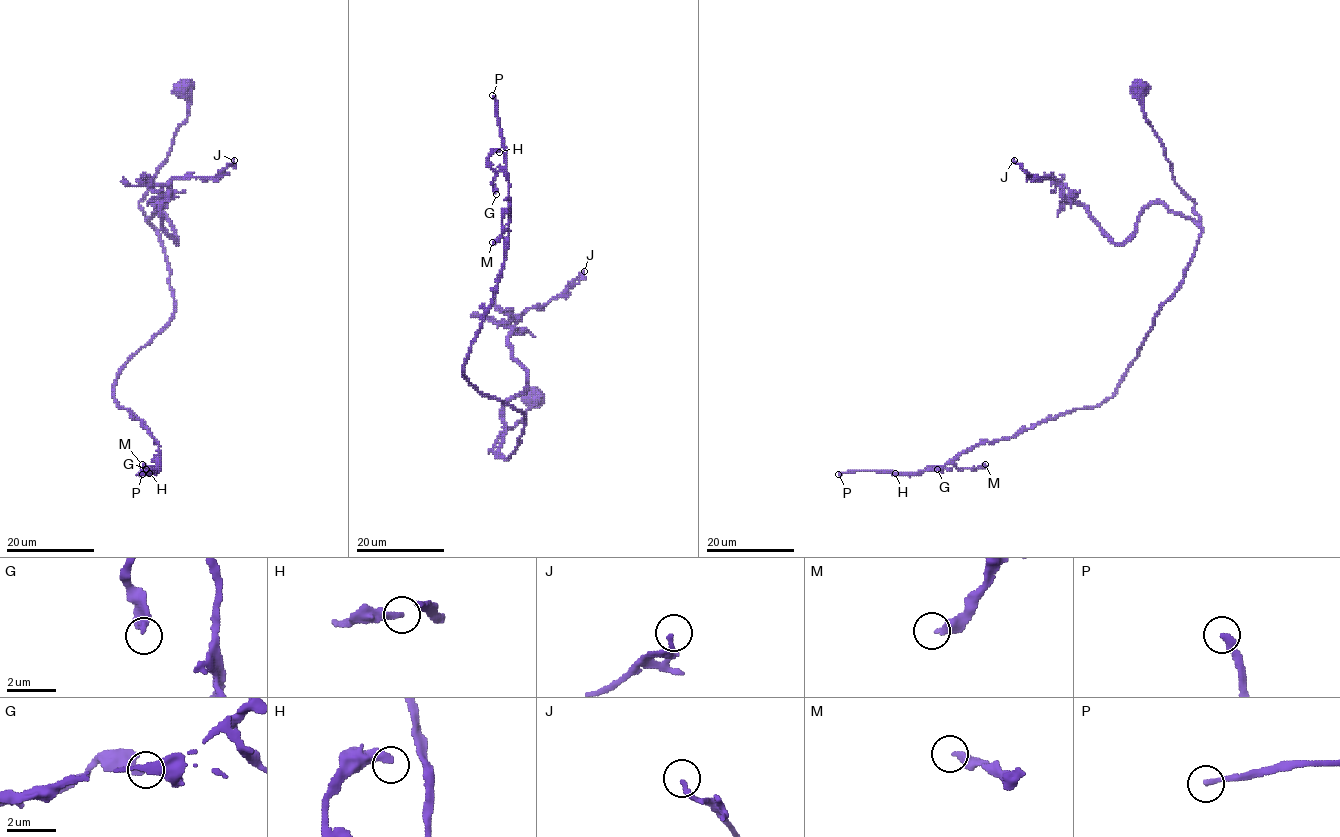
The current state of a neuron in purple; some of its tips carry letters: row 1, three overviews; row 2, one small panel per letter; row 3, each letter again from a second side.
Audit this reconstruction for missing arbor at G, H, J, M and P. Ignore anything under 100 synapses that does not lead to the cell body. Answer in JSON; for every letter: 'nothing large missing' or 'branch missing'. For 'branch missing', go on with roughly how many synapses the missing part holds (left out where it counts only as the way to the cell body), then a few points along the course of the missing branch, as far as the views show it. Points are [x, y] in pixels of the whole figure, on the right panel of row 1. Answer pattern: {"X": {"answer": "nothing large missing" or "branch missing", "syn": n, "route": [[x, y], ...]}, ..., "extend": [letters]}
{"G": {"answer": "nothing large missing"}, "H": {"answer": "nothing large missing"}, "J": {"answer": "nothing large missing"}, "M": {"answer": "nothing large missing"}, "P": {"answer": "branch missing", "syn": 500}, "extend": ["P"]}

